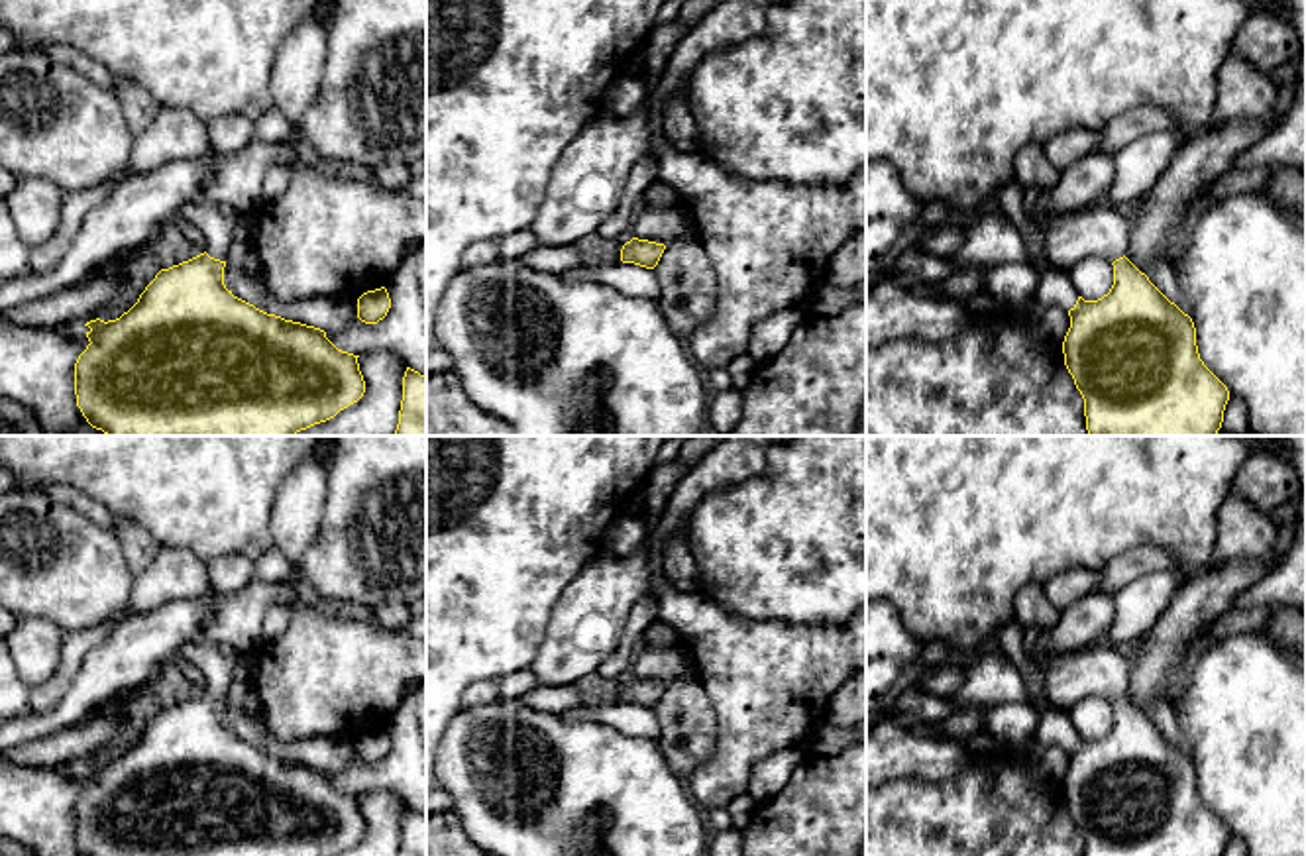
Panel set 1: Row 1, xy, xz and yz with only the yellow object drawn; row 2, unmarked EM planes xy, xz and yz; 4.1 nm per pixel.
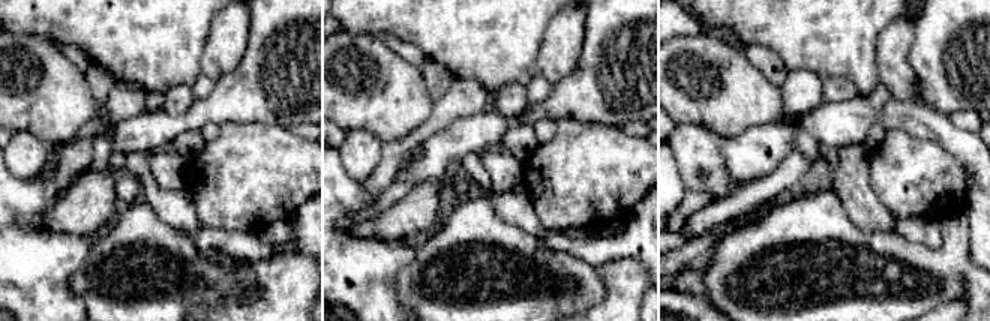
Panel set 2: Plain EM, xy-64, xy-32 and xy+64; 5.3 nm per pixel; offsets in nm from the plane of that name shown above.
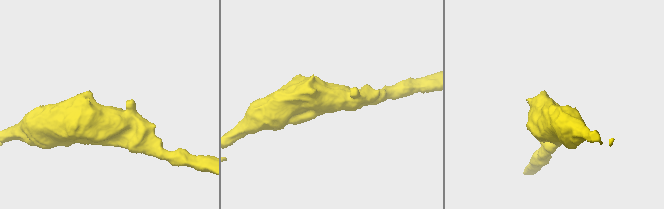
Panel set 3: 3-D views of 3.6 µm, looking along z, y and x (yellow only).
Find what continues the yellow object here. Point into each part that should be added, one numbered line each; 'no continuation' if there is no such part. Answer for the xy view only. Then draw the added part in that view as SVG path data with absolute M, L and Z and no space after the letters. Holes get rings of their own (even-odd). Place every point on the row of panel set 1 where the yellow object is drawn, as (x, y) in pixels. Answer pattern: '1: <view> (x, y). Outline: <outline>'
1: xy (218, 226). Outline: M210 200L185 202L179 210L204 238L206 253L226 261L240 234L240 214Z

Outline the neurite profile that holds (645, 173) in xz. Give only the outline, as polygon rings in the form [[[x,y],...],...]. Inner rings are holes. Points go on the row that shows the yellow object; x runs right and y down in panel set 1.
[[[646,157],[630,169],[617,212],[597,230],[603,240],[615,240],[623,234],[630,234],[636,210],[642,206],[642,196],[656,179],[658,159],[654,157]]]

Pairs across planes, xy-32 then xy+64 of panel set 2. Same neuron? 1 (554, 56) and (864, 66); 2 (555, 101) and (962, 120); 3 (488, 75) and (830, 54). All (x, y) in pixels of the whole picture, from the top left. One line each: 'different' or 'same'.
1: different
2: different
3: same

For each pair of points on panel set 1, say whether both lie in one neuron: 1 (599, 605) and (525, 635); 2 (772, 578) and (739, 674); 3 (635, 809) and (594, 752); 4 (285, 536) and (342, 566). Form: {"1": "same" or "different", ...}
{"1": "different", "2": "different", "3": "same", "4": "different"}

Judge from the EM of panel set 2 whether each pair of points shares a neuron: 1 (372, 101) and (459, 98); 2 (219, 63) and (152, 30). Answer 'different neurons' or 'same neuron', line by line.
1: different neurons
2: different neurons

